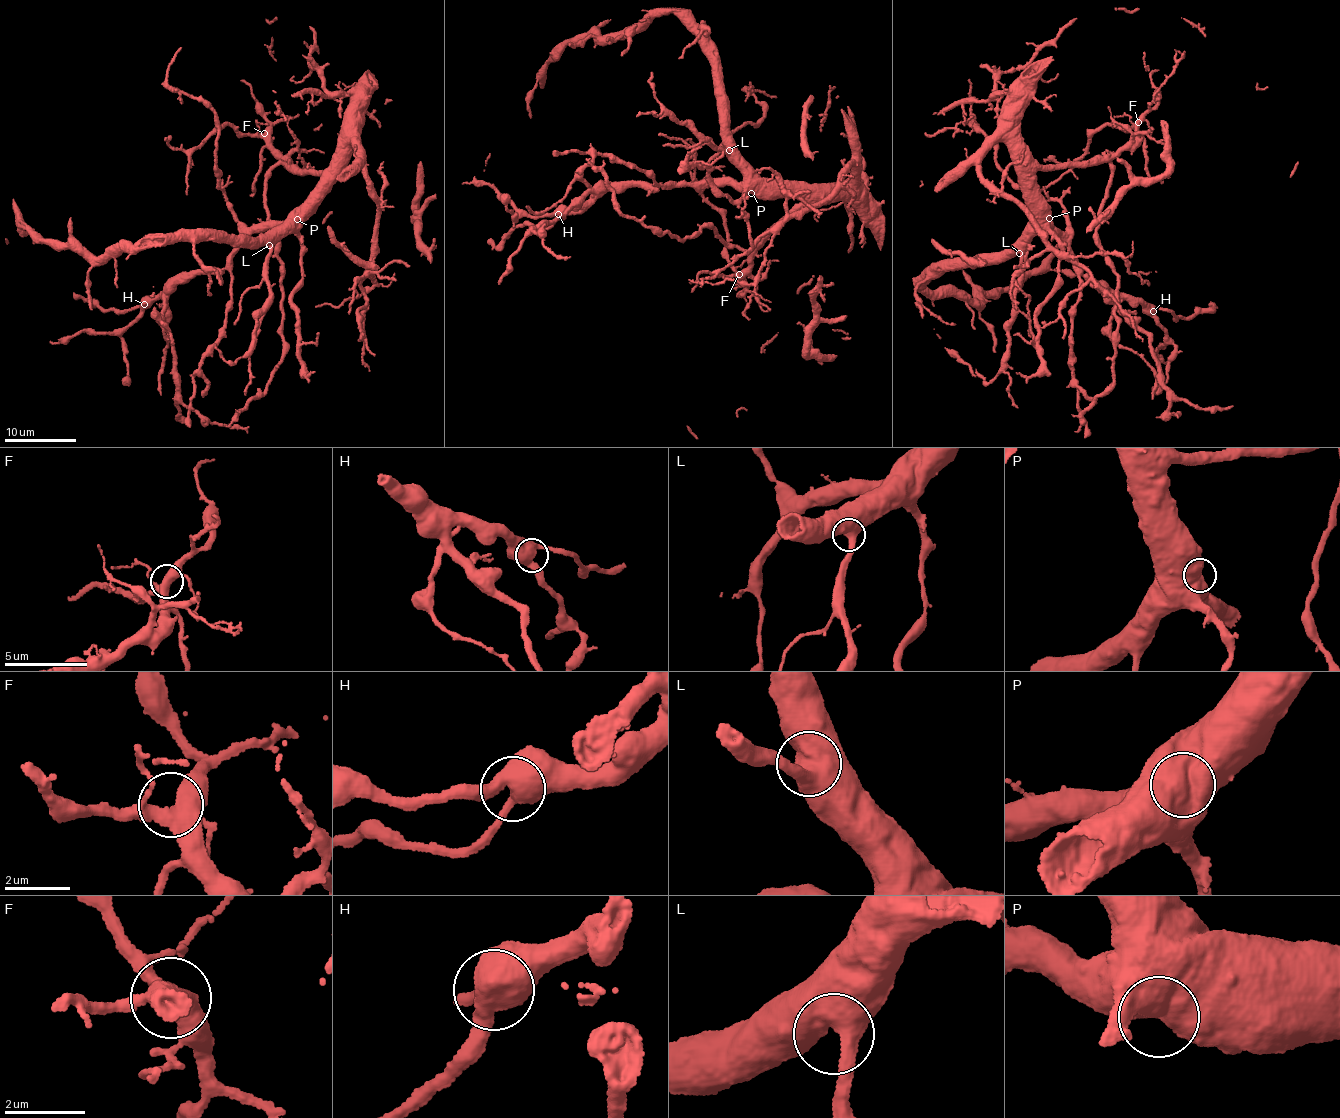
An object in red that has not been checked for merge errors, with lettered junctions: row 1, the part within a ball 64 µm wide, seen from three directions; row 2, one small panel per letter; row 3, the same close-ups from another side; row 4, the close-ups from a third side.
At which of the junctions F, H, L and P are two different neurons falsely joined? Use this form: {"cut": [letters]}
{"cut": []}

